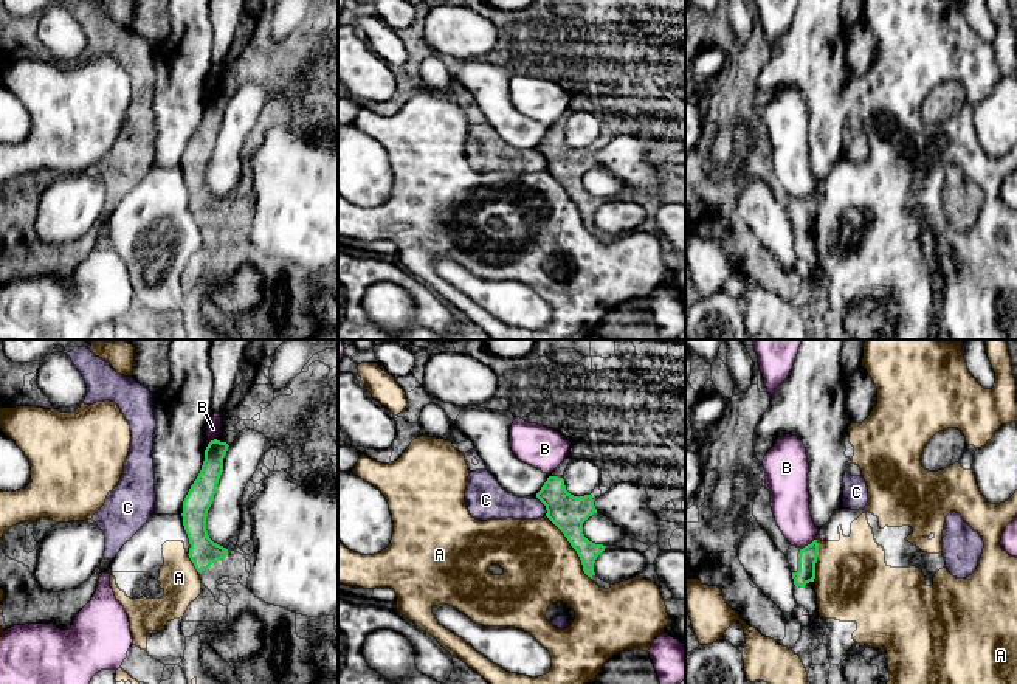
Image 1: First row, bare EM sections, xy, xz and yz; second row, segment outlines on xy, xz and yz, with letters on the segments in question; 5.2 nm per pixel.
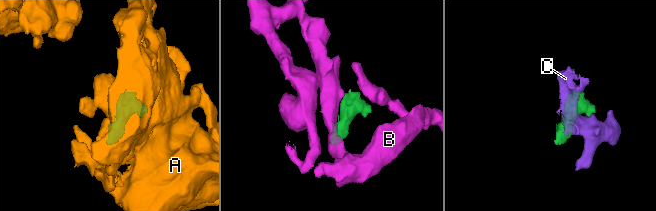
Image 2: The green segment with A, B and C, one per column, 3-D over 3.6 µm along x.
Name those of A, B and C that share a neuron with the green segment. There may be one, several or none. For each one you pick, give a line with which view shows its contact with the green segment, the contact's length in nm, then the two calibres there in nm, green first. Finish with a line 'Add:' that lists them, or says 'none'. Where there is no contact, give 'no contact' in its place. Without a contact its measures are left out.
C: xz | 110 nm | 190/160 nm
Add: C

